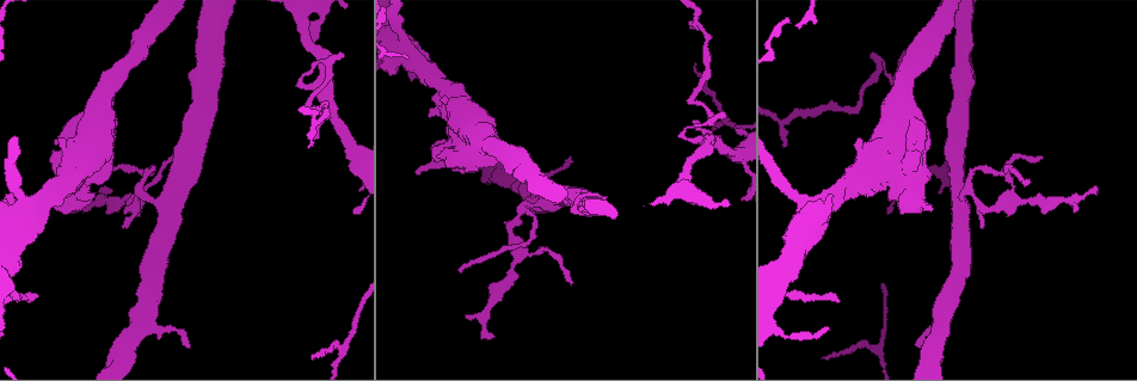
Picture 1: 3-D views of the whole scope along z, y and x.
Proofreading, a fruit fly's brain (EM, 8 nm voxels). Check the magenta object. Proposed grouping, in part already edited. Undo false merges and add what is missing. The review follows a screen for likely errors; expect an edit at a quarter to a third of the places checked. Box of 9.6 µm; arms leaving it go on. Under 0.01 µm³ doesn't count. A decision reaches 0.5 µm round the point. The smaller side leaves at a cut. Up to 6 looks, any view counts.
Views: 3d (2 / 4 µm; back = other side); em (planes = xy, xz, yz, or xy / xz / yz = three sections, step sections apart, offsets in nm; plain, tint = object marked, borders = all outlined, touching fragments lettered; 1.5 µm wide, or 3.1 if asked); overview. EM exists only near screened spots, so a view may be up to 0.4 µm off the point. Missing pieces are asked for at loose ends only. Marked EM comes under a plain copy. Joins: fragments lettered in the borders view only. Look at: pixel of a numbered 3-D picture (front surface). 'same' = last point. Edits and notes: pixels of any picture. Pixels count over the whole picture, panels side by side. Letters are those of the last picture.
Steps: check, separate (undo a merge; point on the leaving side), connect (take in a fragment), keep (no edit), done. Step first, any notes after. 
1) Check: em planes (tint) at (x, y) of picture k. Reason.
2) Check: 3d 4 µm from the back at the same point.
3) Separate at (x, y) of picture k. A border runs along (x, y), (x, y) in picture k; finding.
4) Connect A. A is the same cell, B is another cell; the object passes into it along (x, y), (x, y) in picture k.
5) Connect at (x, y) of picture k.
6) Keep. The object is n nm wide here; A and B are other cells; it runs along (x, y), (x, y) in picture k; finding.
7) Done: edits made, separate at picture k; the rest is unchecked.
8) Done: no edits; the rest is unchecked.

Check: 3d 2 µm at (823, 298) of picture 1. A narrow waist.

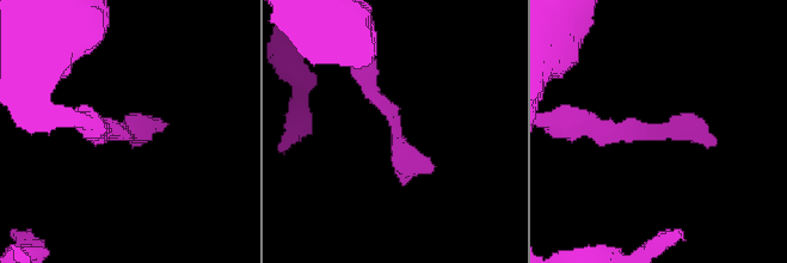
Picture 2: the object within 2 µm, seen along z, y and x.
Check: em planes (borders) at (392, 131) of picture 2.

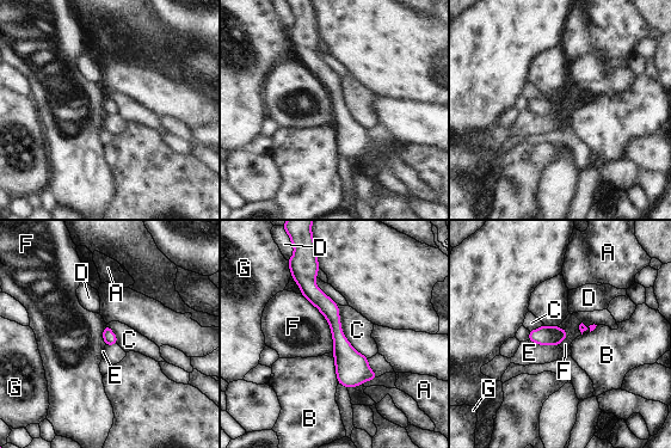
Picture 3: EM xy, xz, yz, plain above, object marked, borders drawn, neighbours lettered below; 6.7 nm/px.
Keep. The object is 90 nm wide here; A, B, C, D, E, F and G are other cells; a border runs along (301, 294), (326, 319), (333, 351) in picture 3; one cell here.

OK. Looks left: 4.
Check: 3d 2 µm at (190, 346) of picture 1. An open end.

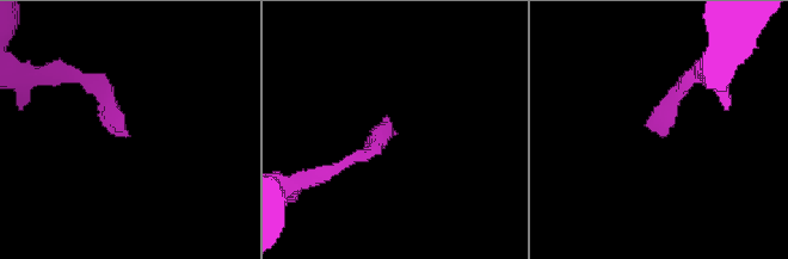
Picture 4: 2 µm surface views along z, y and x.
Check: em planes (borders) at (126, 134) of picture 4. Shape alone is not enough.

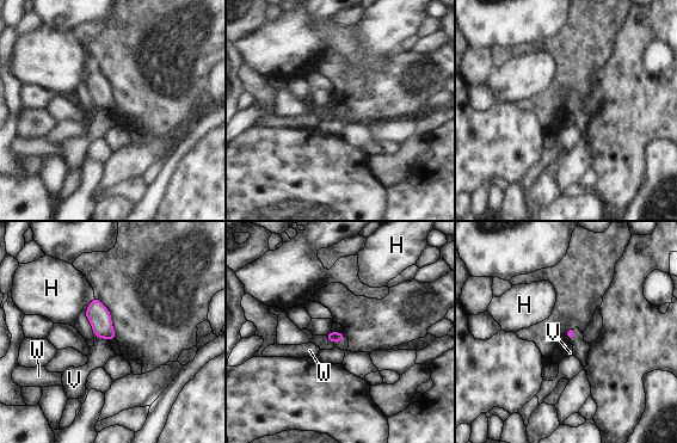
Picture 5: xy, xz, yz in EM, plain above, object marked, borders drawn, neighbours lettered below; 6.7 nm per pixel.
Keep. H, V and W are other cells; a border runs along (98, 337), (108, 339) in picture 5; no lettered fragment goes on from it.

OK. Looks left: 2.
Check: em planes (borders) at (570, 284) of picture 1. Thin end.

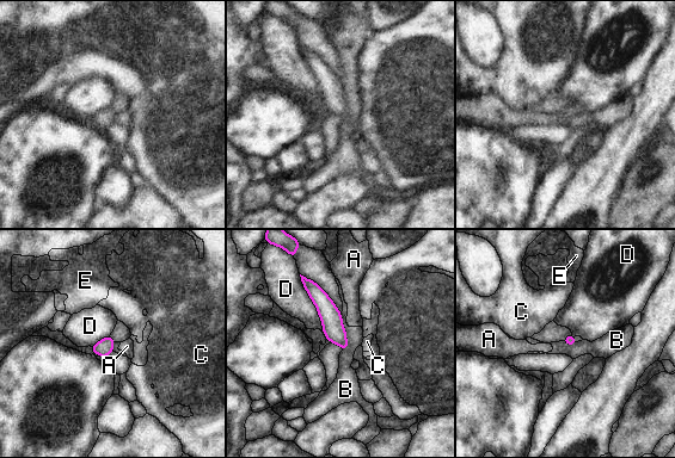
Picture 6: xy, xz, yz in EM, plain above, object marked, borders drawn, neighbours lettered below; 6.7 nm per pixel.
Keep. The longest contact is with D, 500 nm; A, B, C, D and E are other cells; none of them fits.

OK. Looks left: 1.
Done: no edits; the rest is unchecked.

